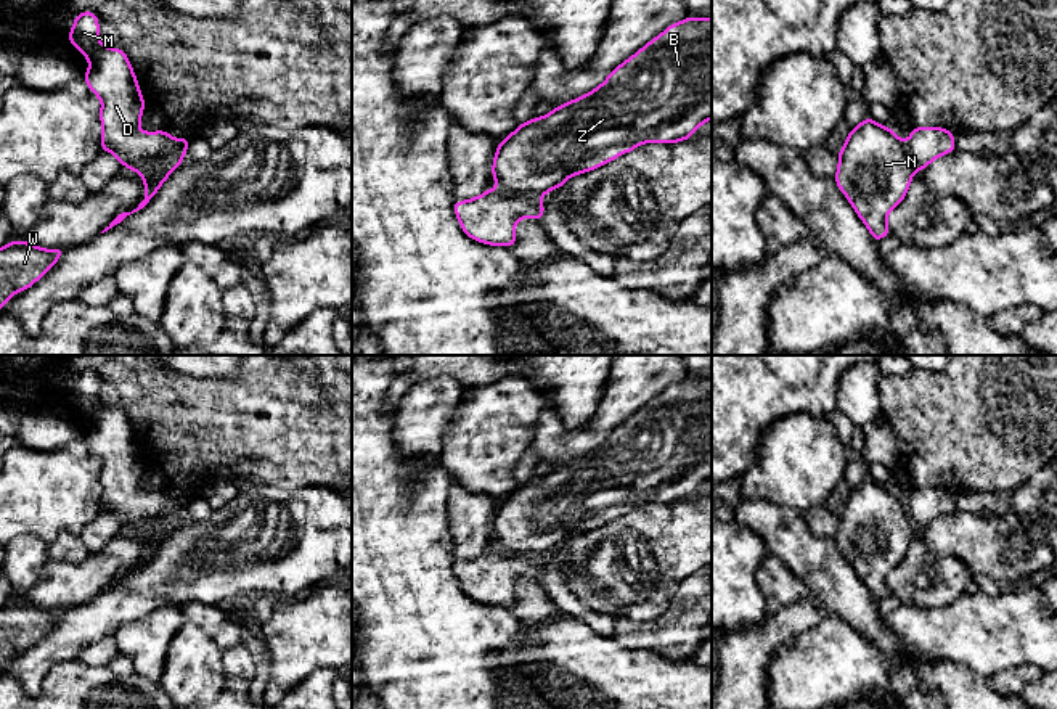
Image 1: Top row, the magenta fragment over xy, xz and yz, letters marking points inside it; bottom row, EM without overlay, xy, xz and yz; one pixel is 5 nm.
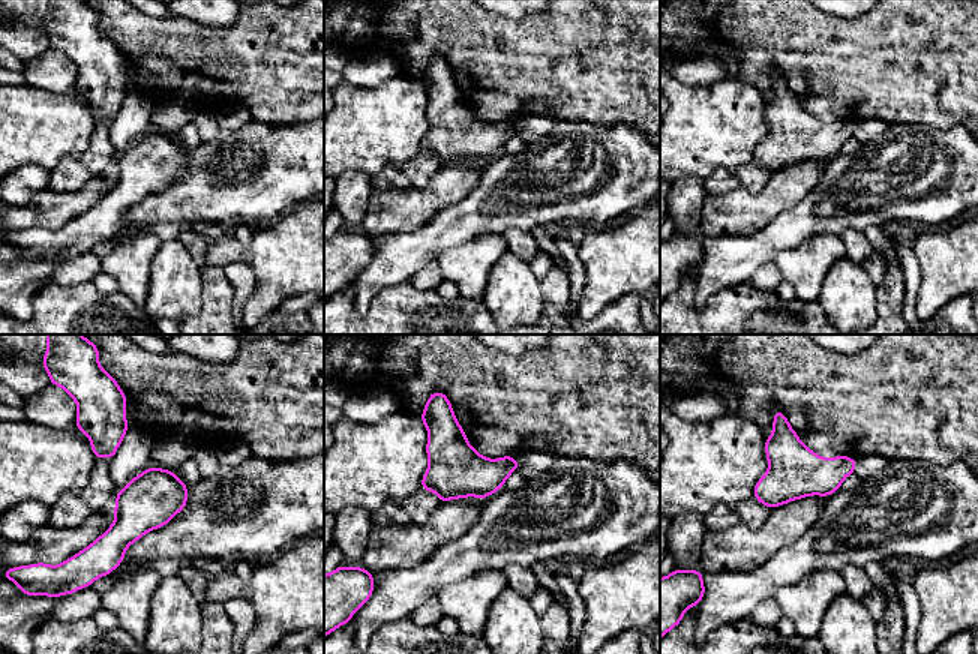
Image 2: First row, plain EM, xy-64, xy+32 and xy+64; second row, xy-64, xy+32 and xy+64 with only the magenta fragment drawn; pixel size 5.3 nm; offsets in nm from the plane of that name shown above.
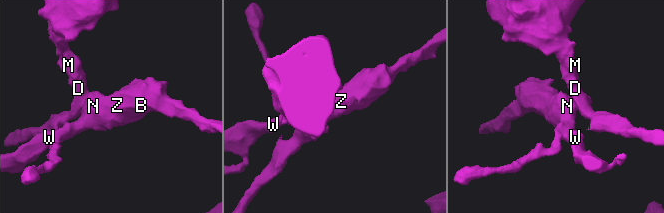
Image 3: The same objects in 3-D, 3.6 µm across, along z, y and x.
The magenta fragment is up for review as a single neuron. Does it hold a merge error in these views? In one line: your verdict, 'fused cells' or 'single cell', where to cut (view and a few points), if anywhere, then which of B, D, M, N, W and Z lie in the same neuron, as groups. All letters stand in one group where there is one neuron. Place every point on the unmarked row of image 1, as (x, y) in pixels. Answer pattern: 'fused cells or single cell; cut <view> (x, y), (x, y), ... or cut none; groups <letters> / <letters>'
fused cells; cut xy (183, 513), (175, 518), (155, 520), (135, 529); groups B N W Z / D M

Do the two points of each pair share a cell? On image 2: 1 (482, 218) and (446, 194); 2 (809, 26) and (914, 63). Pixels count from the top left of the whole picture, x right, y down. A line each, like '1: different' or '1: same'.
1: different
2: same

